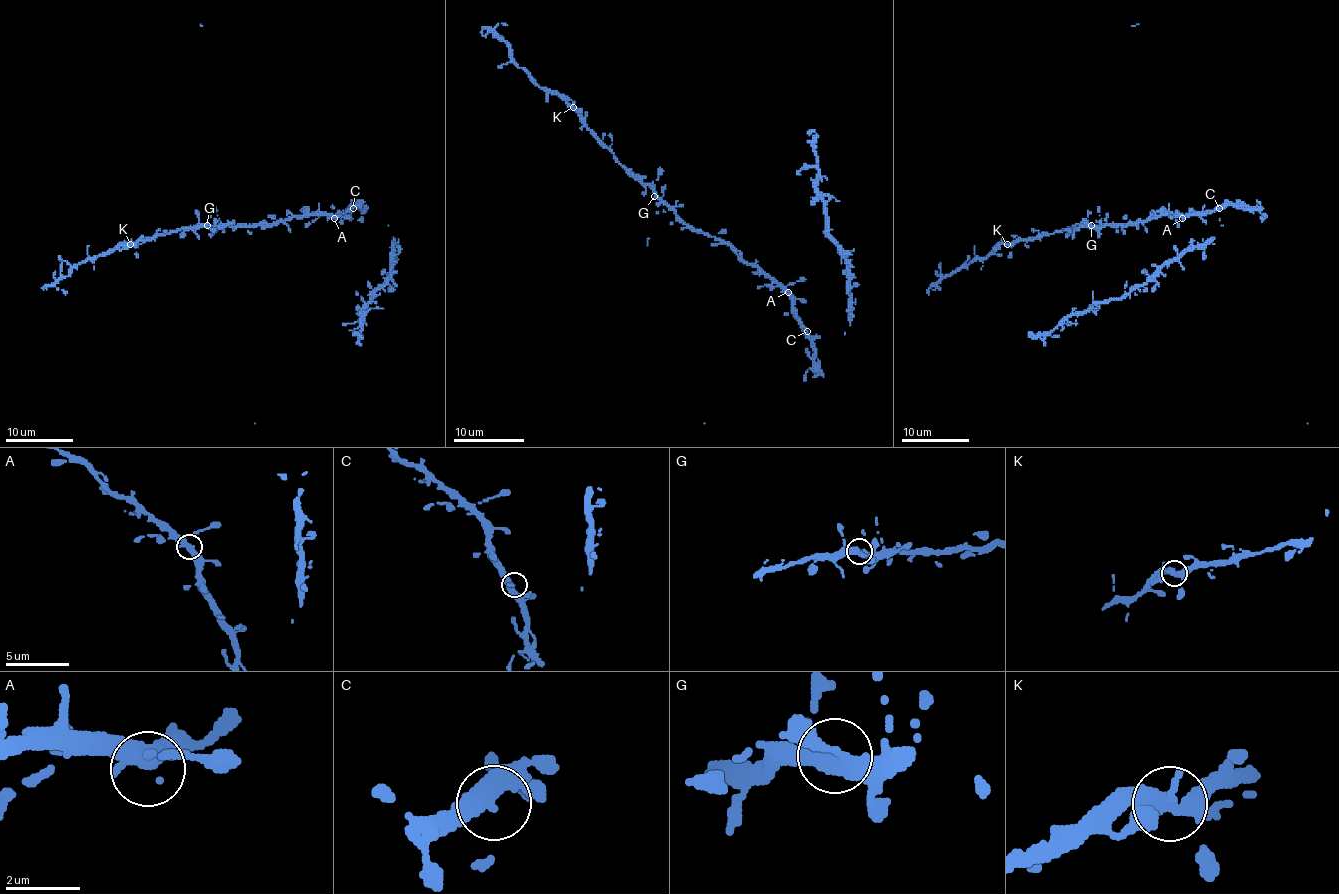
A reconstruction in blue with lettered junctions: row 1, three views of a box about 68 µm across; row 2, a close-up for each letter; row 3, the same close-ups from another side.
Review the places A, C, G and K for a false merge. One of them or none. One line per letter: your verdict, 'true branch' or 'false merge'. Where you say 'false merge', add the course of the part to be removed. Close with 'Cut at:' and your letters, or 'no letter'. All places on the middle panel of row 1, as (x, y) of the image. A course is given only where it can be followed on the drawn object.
A: true branch
C: true branch
G: true branch
K: true branch
Cut at: no letter

